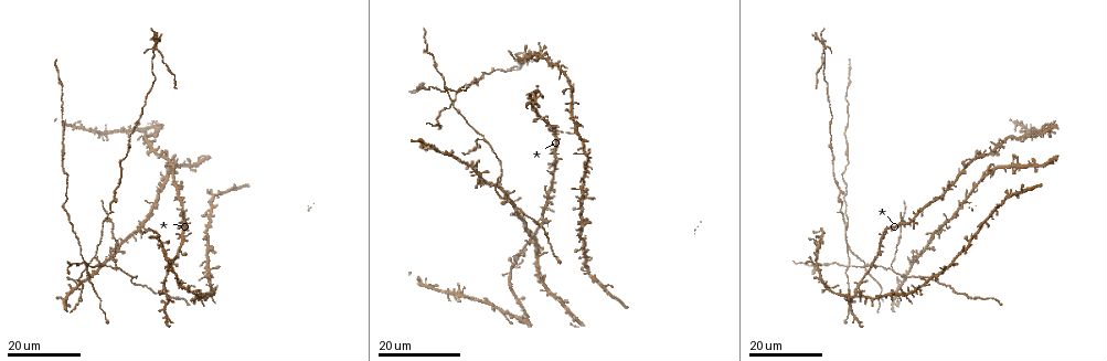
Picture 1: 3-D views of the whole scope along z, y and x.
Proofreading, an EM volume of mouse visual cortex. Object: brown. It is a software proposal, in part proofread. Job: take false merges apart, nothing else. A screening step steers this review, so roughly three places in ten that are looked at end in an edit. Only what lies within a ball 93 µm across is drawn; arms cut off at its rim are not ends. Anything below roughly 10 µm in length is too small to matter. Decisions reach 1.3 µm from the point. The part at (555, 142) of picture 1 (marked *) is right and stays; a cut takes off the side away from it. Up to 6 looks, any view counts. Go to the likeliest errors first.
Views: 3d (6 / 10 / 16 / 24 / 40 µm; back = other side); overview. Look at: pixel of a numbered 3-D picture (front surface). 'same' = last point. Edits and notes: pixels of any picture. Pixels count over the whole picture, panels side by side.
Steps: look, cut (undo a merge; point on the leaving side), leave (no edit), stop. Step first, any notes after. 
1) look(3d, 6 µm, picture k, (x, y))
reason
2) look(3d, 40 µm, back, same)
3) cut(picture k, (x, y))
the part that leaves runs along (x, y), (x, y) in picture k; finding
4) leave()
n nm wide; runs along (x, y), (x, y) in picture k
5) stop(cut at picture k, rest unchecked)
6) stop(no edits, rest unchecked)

look(3d, 24 µm, picture 1, (848, 265))
four or more arms meet

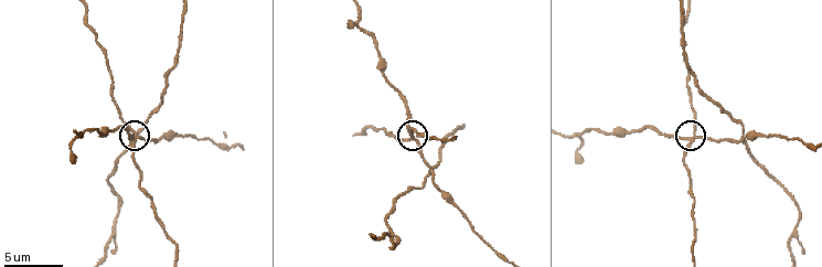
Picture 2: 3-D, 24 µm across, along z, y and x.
look(3d, 6 µm, picture 2, (412, 139))
zoom in

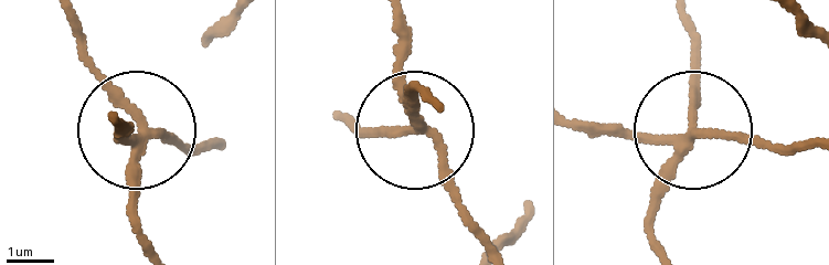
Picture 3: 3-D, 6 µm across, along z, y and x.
cut(picture 3, (103, 82))
the part that leaves runs along (141, 140), (129, 97), (224, 14) in picture 3; two neurons meet here

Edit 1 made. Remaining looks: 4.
look(overview)

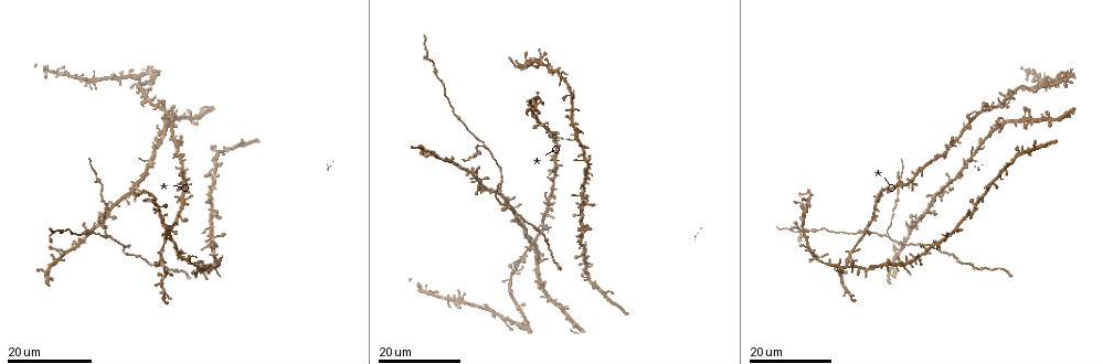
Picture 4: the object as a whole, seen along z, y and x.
look(3d, 24 µm, picture 4, (114, 236))
branch point

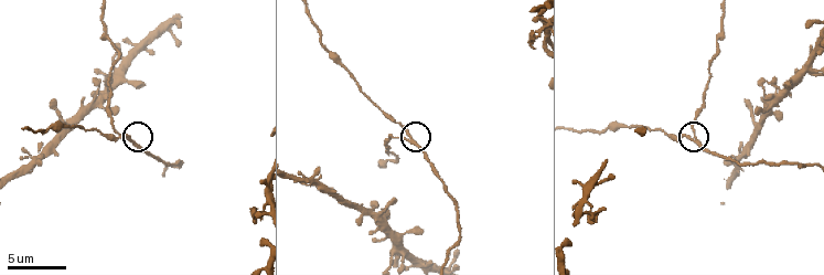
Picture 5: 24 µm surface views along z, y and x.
look(3d, 10 µm, picture 5, (129, 140))
zoom in

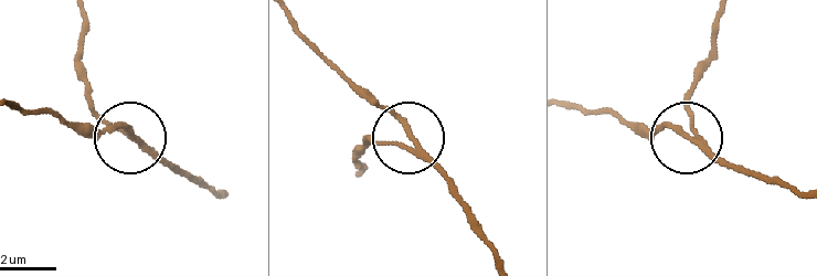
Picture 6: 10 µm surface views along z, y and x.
look(3d, 10 µm, back, picture 6, (132, 136))

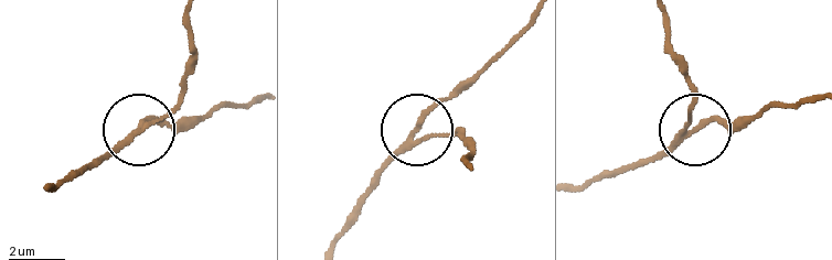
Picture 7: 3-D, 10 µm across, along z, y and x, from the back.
leave()
3 arms; one neuron here

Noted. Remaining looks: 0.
stop(cut at picture 3, rest unchecked)

